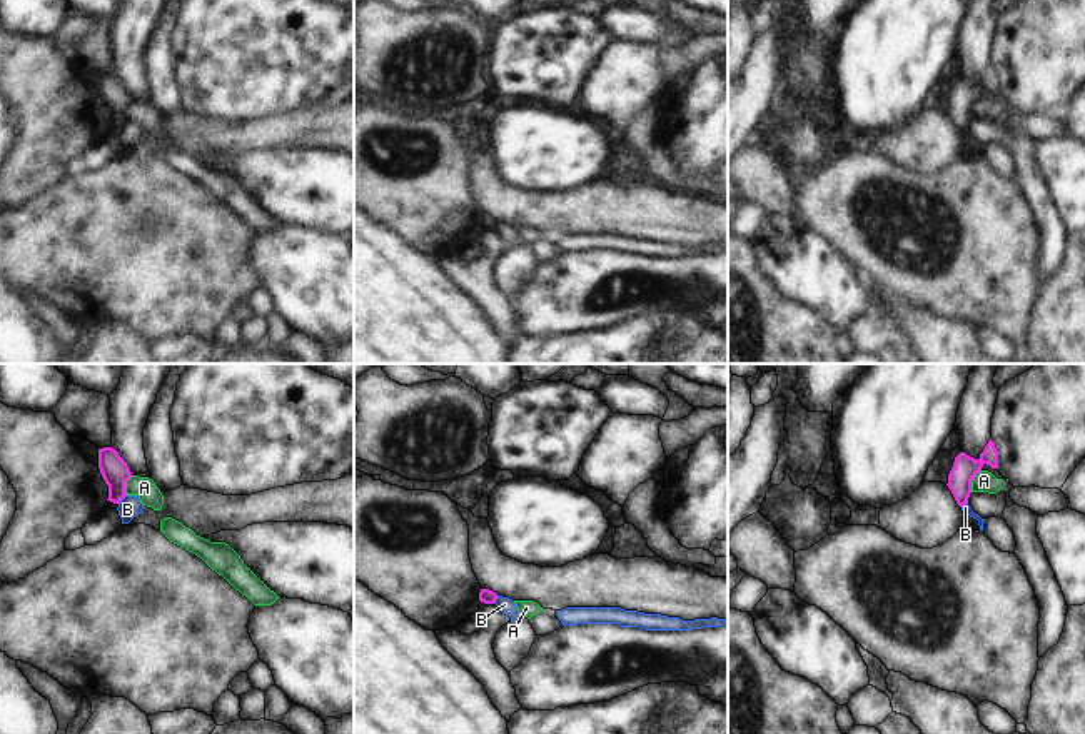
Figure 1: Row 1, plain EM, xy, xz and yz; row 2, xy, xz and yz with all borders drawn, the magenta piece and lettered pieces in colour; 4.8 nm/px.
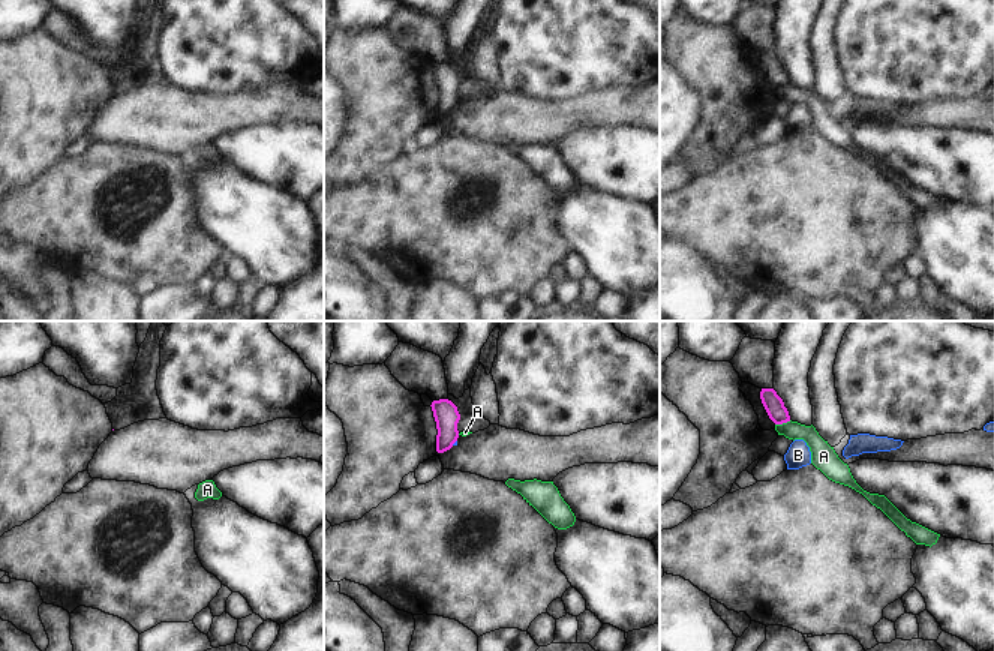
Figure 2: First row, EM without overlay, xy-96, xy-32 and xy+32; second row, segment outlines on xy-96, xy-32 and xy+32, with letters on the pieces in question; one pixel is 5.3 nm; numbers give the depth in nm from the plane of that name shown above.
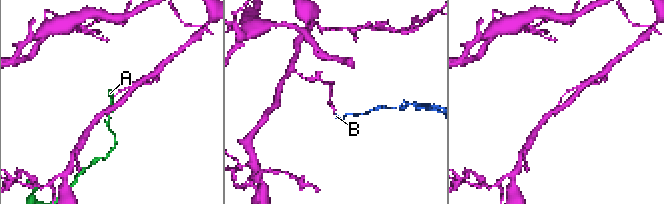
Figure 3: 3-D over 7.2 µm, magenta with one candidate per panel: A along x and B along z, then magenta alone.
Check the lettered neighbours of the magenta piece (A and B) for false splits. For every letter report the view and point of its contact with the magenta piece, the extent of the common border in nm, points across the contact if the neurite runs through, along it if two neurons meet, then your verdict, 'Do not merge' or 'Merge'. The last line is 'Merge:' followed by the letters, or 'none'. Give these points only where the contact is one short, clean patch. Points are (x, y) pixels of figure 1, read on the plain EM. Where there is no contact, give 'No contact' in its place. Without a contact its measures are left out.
A: Touches magenta at yz (972, 105). Shared border 120 nm. Boundary: yz (982, 97), (973, 104), (970, 117). Do not merge
B: Touches magenta at xy (122, 124). Shared border 70 nm. Boundary: xy (126, 120), (119, 130). Do not merge
Merge: none.

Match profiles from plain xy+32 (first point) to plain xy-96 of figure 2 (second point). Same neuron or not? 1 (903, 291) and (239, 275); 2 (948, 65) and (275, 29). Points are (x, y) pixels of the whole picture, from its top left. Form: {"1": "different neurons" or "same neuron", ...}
{"1": "different neurons", "2": "same neuron"}

